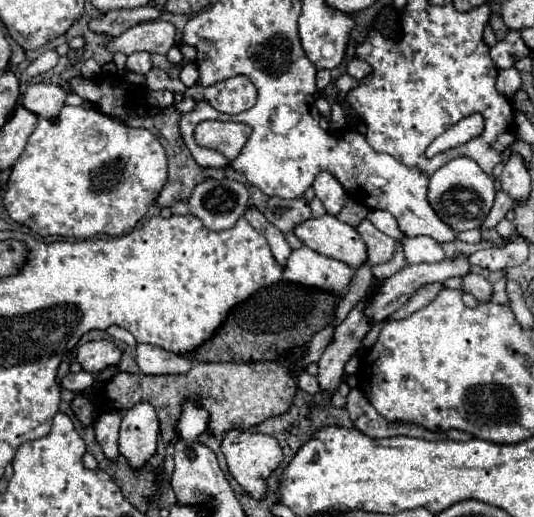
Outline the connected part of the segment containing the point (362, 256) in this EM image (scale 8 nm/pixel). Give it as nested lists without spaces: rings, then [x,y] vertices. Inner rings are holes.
[[[323,215],[295,227],[295,235],[319,255],[337,259],[357,269],[367,263],[367,245],[355,227],[339,221],[333,215]]]

